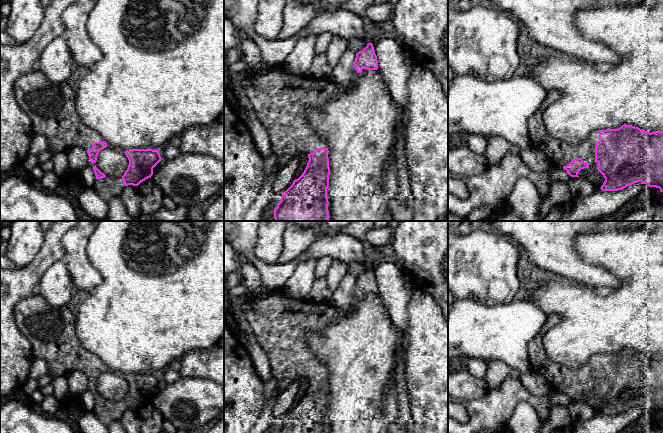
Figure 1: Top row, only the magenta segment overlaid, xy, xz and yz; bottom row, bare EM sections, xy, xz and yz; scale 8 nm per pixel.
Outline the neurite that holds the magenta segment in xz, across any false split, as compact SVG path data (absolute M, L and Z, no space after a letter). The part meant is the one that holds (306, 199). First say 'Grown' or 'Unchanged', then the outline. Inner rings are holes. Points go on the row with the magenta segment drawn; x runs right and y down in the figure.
Grown. M280 65L262 73L251 71L240 82L240 88L248 97L255 117L268 133L271 154L277 157L280 169L301 153L309 158L302 175L282 194L274 209L275 221L328 221L329 150L325 140L311 128L307 110L323 106L341 89L330 78L296 75Z

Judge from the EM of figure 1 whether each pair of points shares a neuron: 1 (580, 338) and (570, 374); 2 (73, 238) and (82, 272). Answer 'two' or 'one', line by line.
1: two
2: one

